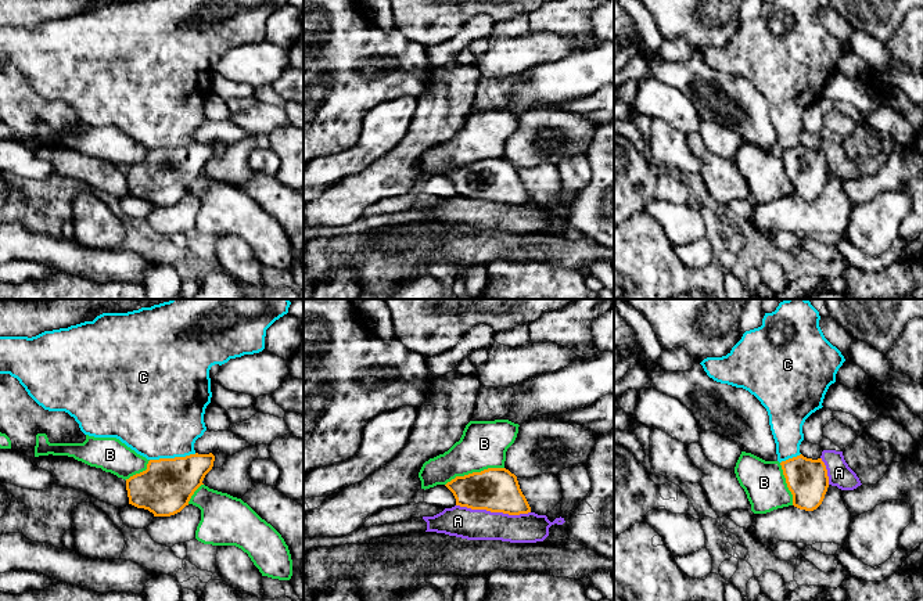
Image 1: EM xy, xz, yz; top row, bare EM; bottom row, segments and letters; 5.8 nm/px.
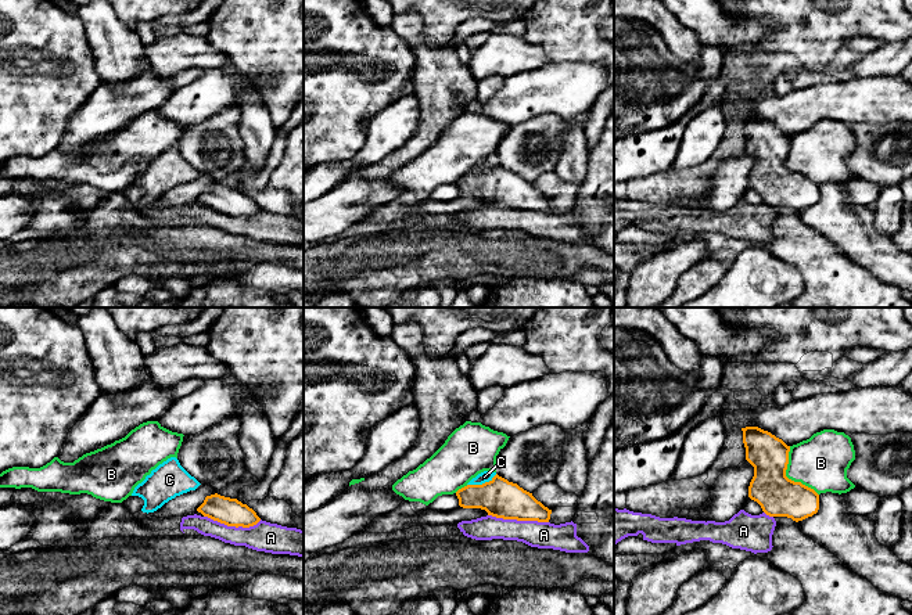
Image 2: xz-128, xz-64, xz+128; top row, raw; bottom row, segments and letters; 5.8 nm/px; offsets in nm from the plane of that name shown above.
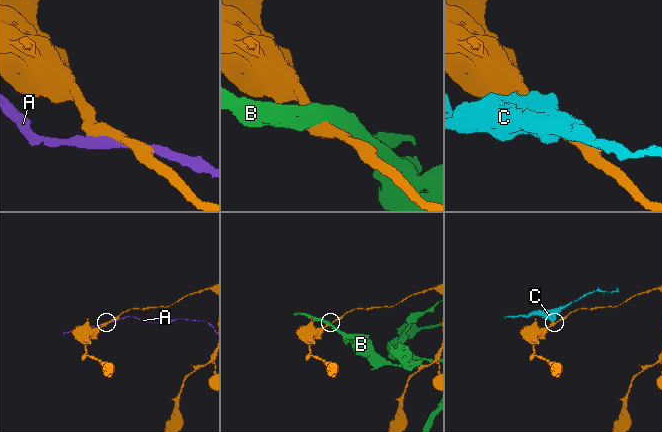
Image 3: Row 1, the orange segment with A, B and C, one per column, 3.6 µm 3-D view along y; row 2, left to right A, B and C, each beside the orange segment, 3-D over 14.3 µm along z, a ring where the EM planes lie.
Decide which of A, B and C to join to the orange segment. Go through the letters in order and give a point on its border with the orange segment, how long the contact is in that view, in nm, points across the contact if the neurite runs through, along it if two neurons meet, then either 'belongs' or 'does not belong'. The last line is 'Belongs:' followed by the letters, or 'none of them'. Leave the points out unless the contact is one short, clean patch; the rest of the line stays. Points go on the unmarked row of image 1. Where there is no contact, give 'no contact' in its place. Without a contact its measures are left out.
A: contact xz (494, 201); length 440 nm; does not belong
B: contact xz (474, 162); length 360 nm; does not belong
C: contact xy (172, 148); length 280 nm; border xy (196, 143), (150, 150); does not belong
Belongs: none of them

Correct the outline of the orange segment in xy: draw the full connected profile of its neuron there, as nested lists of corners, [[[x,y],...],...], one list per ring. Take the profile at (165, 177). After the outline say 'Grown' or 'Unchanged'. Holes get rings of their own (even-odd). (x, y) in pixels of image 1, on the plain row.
[[[212,143],[150,150],[146,161],[126,169],[129,194],[148,199],[154,206],[180,202],[204,174],[213,151]]]. Unchanged

